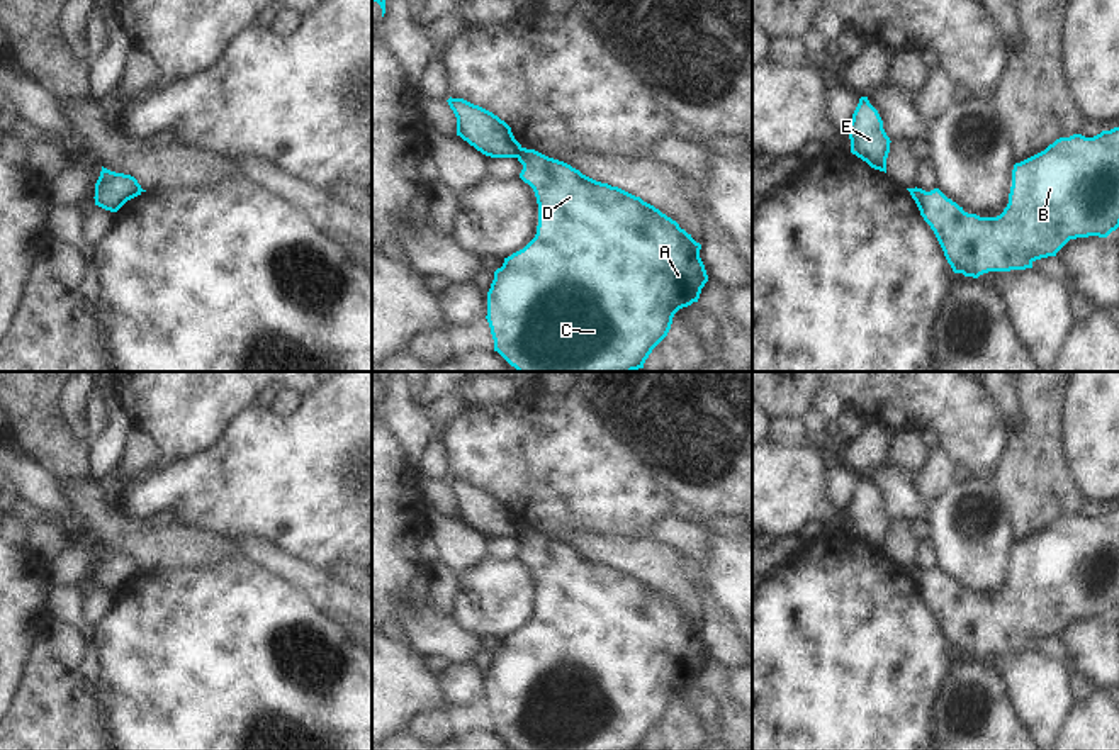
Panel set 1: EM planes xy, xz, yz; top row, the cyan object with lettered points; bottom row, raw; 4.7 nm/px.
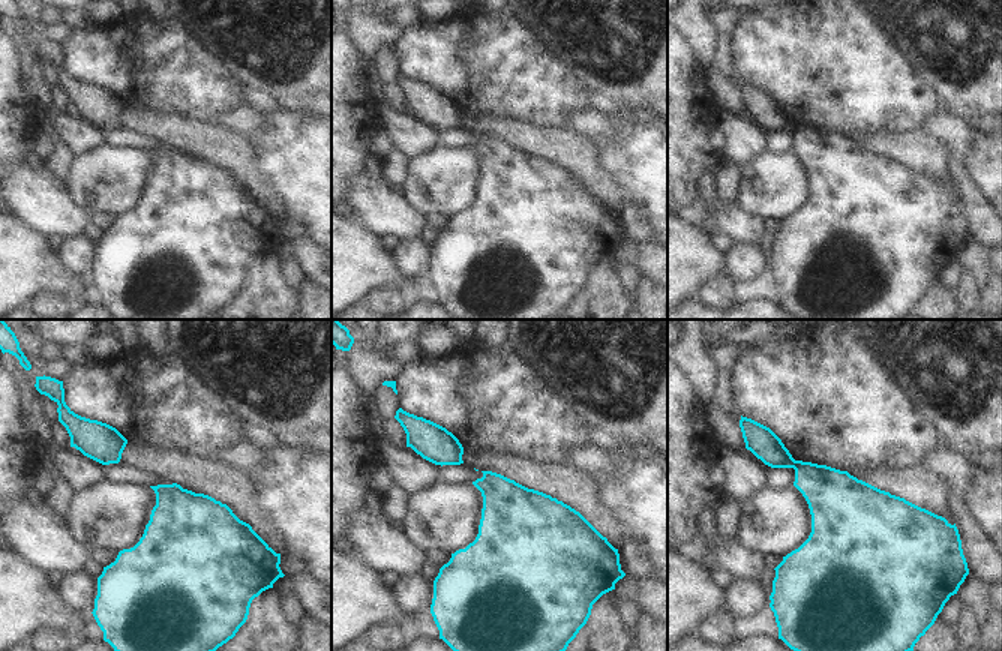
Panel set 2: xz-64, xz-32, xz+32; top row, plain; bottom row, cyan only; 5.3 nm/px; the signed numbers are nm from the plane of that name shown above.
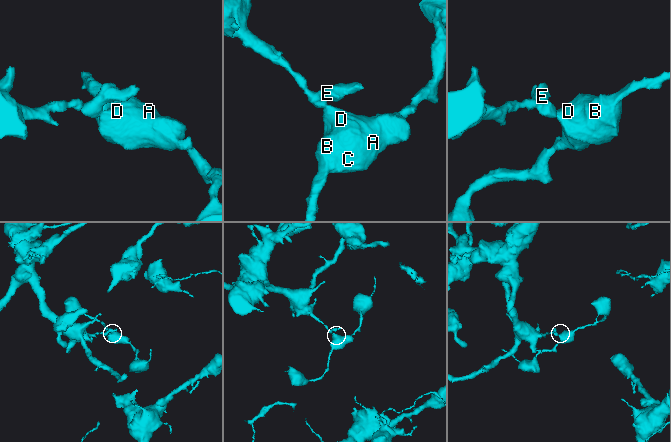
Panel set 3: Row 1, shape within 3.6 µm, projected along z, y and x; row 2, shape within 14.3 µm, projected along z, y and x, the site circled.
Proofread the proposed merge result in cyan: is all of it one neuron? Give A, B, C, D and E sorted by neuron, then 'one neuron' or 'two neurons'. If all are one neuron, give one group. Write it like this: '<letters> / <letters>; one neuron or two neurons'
A B C D / E; two neurons

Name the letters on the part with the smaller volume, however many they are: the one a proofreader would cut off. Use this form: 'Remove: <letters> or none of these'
Remove: A, B, C, D

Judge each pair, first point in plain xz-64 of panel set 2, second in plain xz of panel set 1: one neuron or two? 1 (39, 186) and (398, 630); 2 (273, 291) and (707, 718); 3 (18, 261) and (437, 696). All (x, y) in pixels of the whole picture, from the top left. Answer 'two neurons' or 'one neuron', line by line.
1: two neurons
2: two neurons
3: one neuron

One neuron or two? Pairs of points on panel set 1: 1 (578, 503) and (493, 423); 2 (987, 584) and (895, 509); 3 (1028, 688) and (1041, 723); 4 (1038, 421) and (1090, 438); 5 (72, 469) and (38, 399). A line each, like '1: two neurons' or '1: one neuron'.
1: one neuron
2: one neuron
3: one neuron
4: two neurons
5: one neuron

